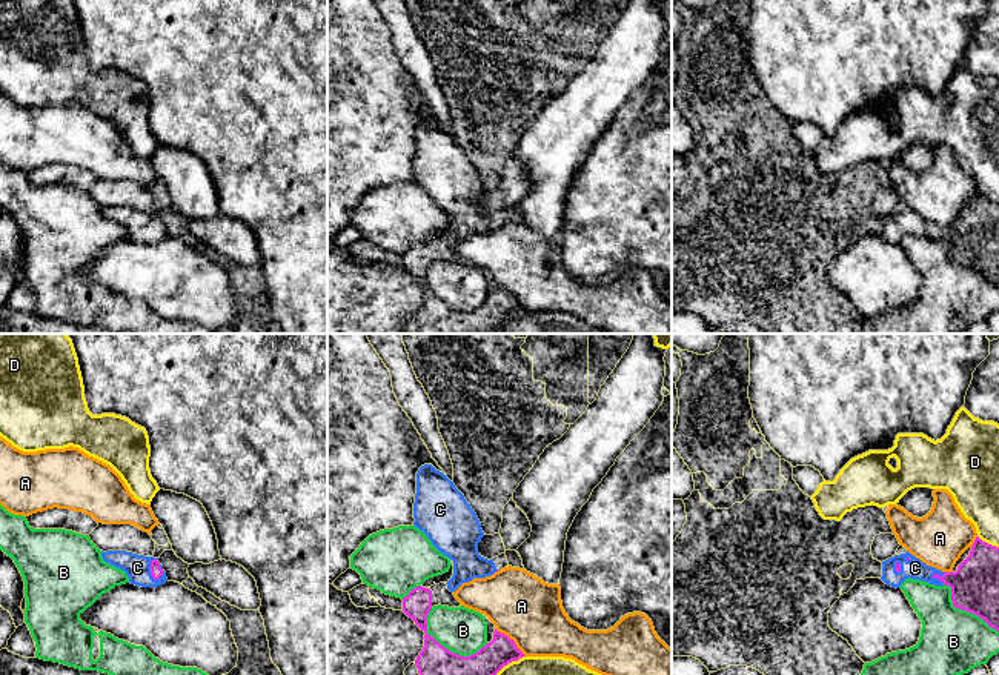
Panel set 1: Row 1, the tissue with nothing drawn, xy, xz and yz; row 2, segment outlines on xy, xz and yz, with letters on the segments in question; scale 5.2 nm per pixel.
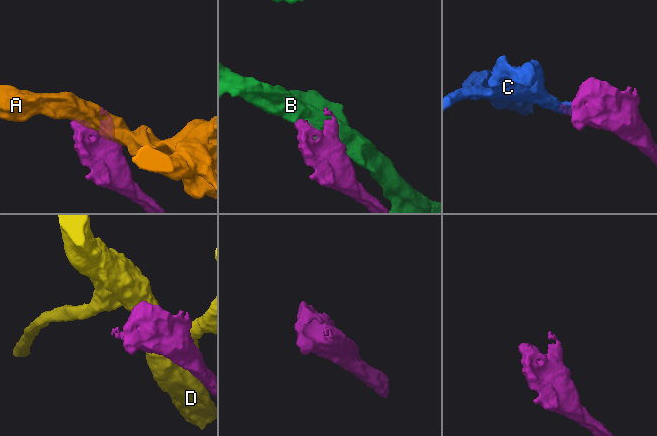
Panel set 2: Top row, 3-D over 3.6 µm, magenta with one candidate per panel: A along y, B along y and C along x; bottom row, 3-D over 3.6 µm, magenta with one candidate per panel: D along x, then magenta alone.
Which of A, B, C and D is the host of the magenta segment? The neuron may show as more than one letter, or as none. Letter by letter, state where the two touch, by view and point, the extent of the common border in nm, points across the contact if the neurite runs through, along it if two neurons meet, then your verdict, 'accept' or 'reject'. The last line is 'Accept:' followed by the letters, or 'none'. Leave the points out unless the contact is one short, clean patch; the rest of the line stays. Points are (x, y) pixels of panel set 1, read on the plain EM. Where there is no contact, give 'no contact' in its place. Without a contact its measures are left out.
A: contact xz (512, 295); length 220 nm; reject
B: contact xz (444, 303); length 360 nm; reject
C: contact xy (151, 226); length 120 nm; way xy (155, 226), (151, 226), (137, 223); accept
D: contact yz (987, 199); length 130 nm; reject
Accept: C

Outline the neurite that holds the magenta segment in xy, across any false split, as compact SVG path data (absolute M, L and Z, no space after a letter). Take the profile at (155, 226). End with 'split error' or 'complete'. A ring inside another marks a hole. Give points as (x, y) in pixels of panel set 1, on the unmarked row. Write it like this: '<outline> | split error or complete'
M101 206L103 217L121 224L129 238L141 243L157 243L168 237L158 214L137 211L126 206Z | split error

